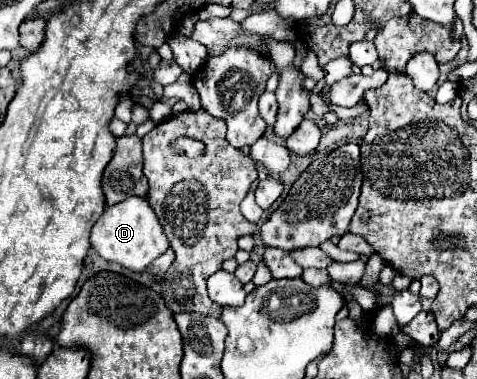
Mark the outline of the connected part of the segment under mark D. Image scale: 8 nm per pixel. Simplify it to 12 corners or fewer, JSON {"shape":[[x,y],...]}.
{"shape":[[144,197],[106,207],[90,243],[144,271],[170,245]]}

